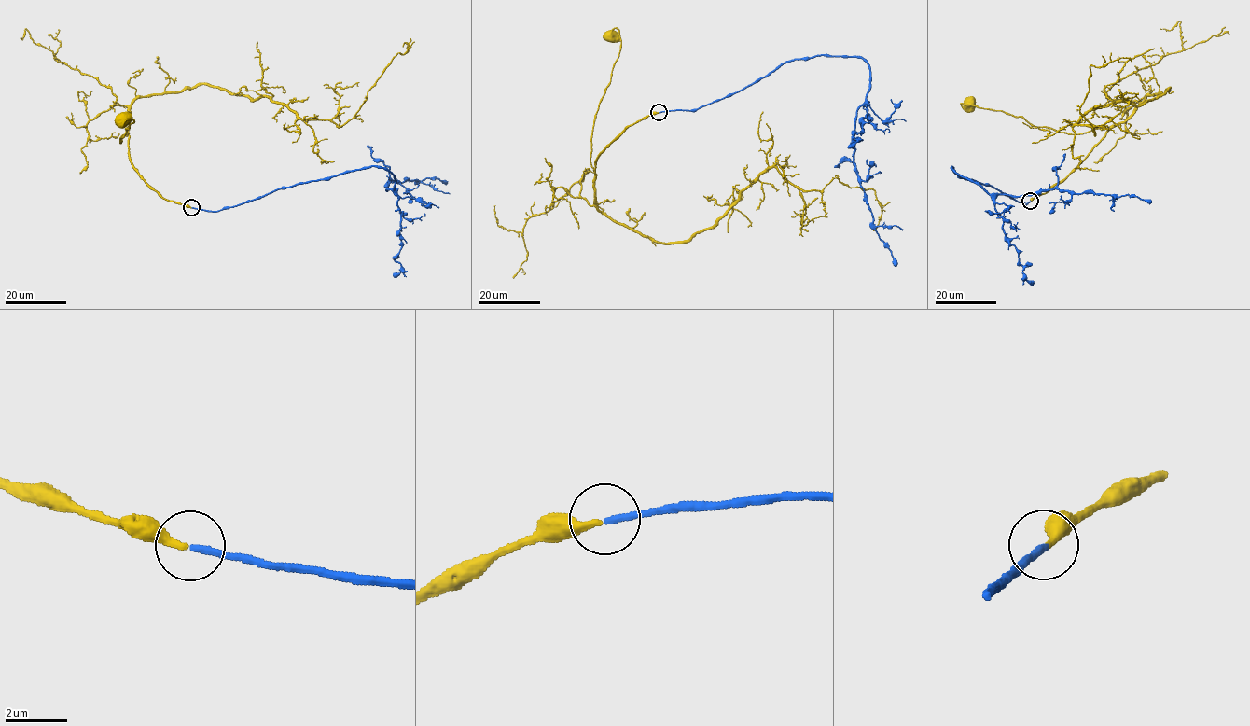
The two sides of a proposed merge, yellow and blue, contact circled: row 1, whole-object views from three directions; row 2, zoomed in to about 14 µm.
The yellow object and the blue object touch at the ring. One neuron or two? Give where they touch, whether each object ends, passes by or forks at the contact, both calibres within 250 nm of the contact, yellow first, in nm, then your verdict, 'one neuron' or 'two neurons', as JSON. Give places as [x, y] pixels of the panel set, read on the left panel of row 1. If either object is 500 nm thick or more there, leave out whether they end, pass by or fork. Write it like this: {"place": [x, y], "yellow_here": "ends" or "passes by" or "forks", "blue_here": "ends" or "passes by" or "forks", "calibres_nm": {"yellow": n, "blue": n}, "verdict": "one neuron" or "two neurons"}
{"place": [191, 207], "yellow_here": "ends", "blue_here": "ends", "calibres_nm": {"yellow": 260, "blue": 200}, "verdict": "one neuron"}

